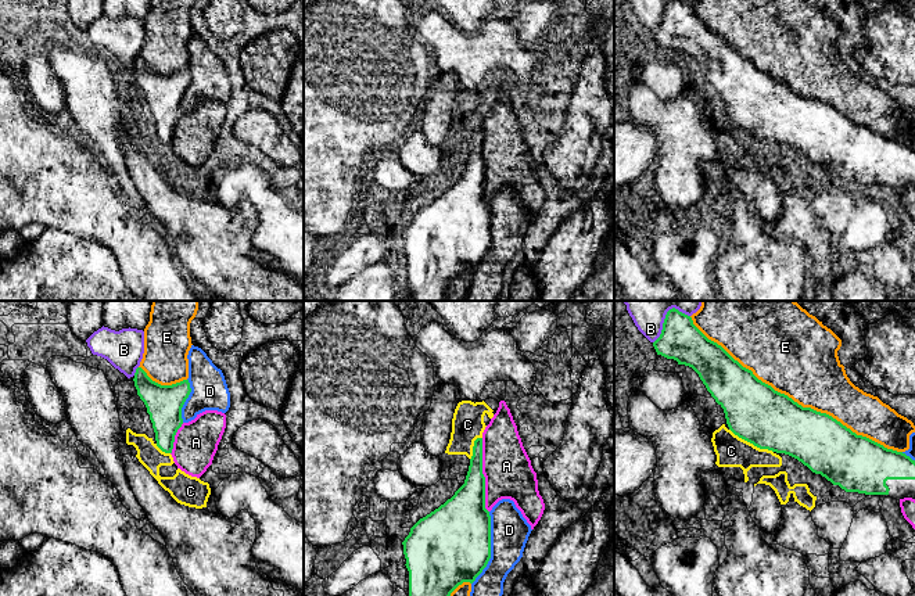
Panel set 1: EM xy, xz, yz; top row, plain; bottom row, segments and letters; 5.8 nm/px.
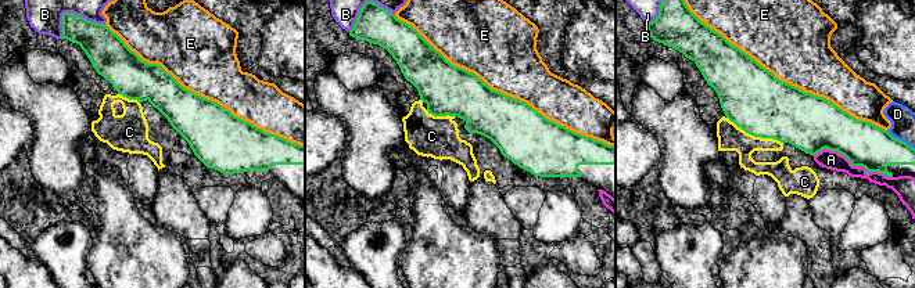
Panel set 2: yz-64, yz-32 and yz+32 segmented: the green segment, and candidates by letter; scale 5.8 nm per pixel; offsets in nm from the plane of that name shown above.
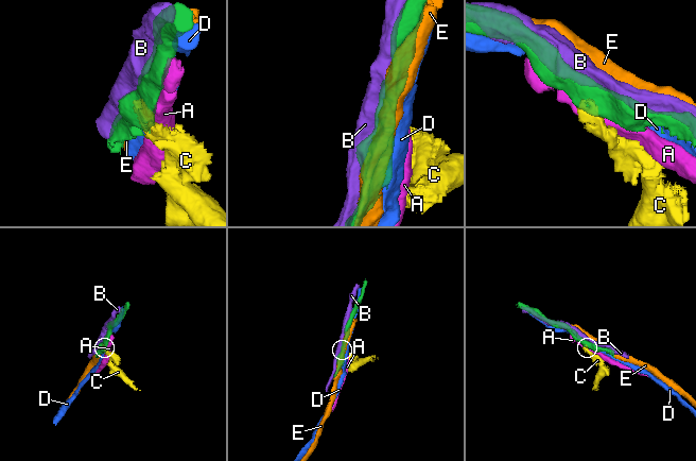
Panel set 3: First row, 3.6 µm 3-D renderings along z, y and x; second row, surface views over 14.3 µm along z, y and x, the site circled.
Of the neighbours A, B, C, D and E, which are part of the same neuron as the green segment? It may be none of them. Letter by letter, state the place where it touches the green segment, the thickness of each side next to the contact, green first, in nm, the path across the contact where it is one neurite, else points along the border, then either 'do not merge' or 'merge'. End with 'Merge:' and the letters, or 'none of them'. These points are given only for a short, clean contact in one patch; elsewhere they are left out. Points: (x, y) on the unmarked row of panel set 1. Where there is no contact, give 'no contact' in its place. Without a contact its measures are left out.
A: meets green in xz at (483, 165); 260 nm thick on the green side, 280 nm on the other; do not merge
B: meets green in yz at (663, 17); 240 nm thick on the green side, 150 nm on the other; do not merge
C: meets green in yz at (752, 132); 340 nm thick on the green side, 180 nm on the other; border along yz (729, 118), (739, 126), (772, 142); do not merge
D: meets green in xz at (490, 237); 440 nm thick on the green side, 220 nm on the other; do not merge
E: meets green in yz at (793, 90); 340 nm thick on the green side, 440 nm on the other; do not merge
Merge: none of them

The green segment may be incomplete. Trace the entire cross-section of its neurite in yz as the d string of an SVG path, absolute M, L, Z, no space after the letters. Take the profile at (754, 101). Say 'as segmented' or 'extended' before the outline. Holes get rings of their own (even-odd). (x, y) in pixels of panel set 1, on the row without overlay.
extended; M668 0L660 26L653 32L657 44L692 57L715 91L724 98L729 119L760 139L789 144L812 162L821 164L846 182L915 189L915 150L903 141L853 122L826 103L803 97L785 83L758 69L721 35L708 29L690 6Z

